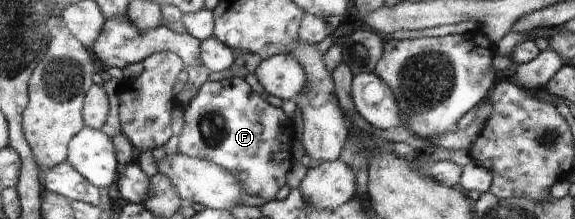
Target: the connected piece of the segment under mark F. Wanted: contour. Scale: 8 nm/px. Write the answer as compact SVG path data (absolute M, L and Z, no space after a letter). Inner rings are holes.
M227 78L221 82L208 80L184 110L184 128L179 136L179 153L220 165L239 178L245 193L271 201L275 192L285 186L285 174L291 166L293 134L295 128L285 116L285 112L253 92L243 78Z

